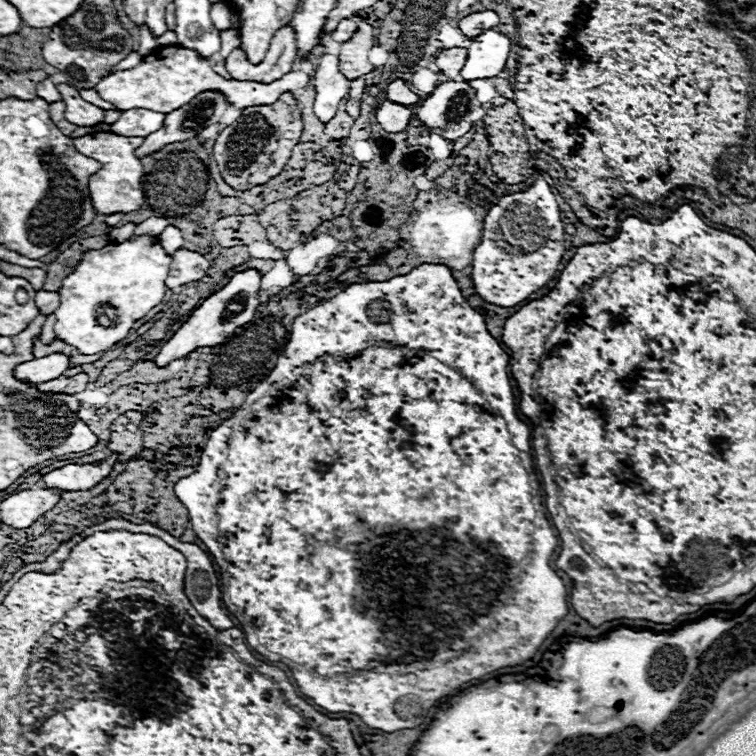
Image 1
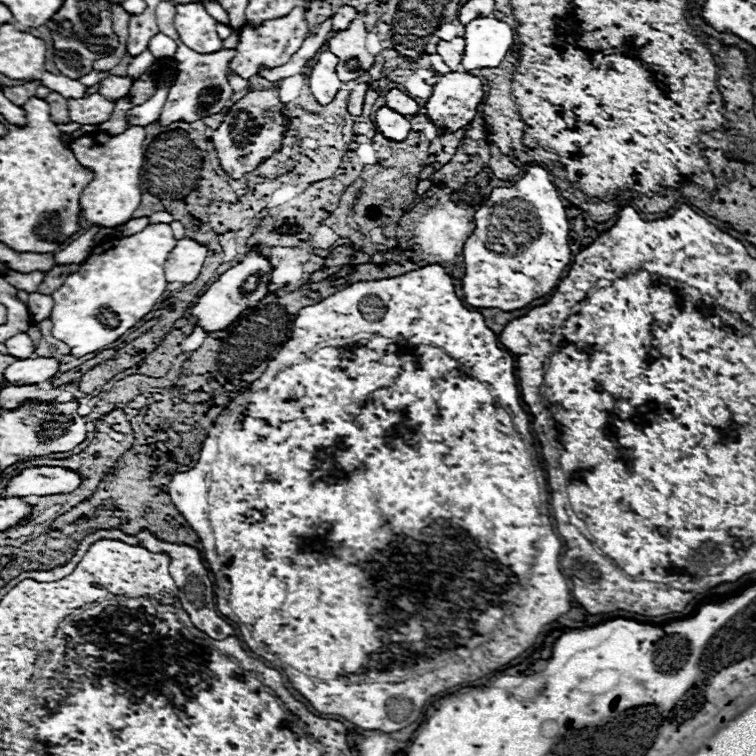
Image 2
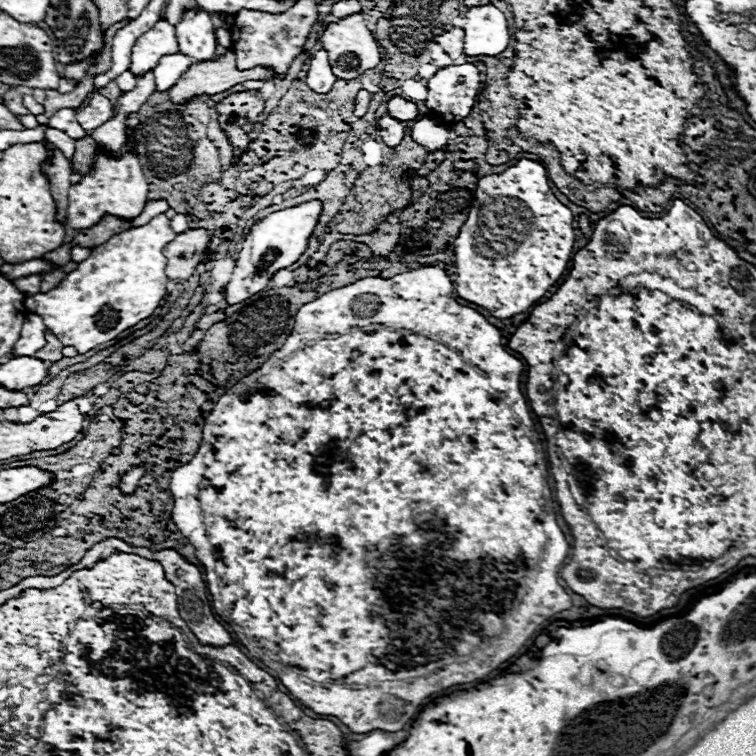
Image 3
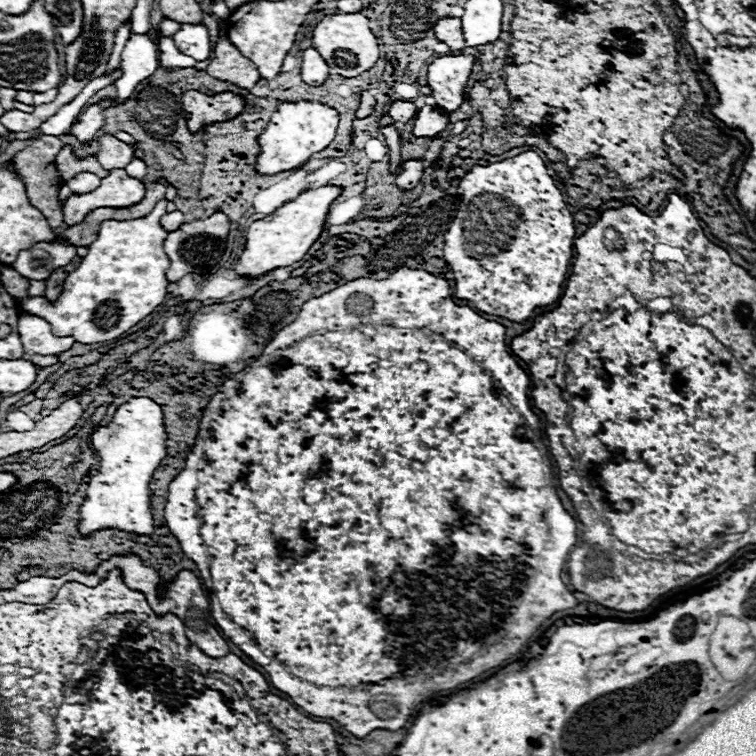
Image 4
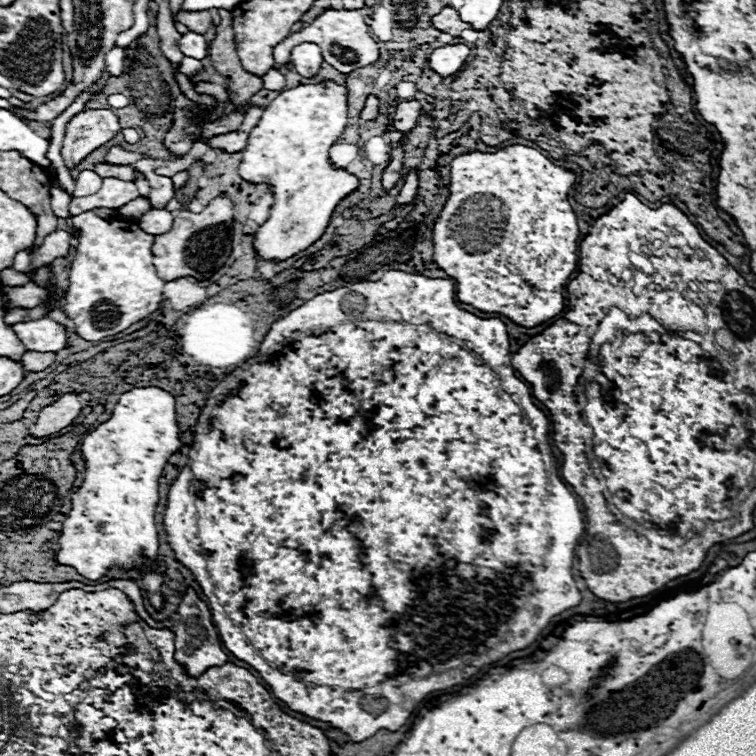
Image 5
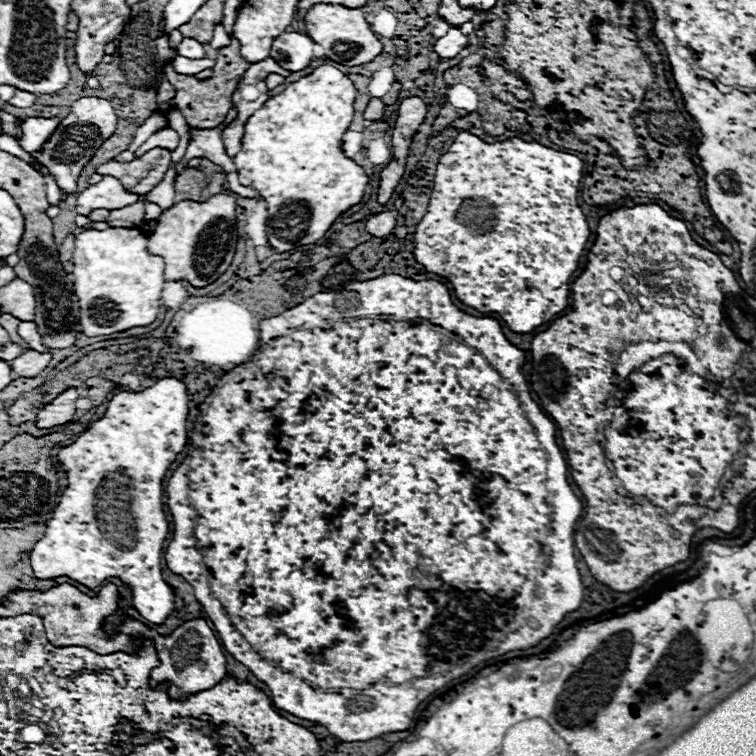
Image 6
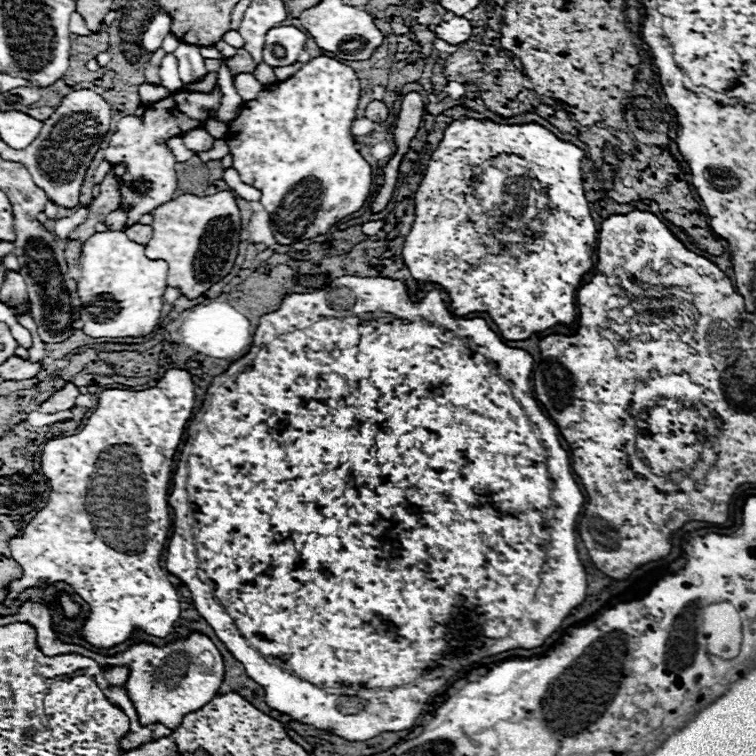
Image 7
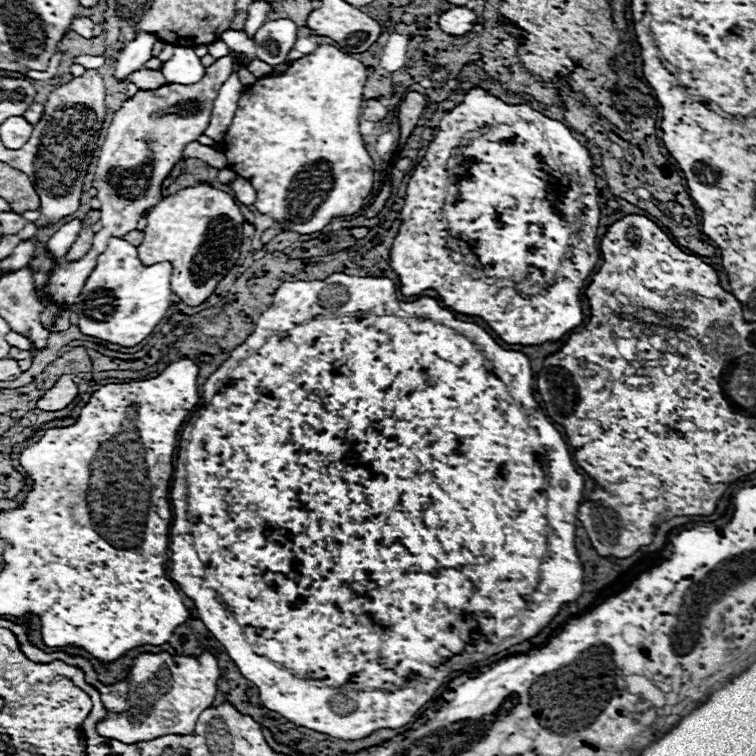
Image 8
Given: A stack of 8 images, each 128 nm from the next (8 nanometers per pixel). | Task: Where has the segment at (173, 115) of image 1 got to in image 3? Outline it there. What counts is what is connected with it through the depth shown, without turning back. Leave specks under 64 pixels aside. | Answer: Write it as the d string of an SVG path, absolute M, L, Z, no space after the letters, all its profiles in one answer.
M227 49L218 60L202 60L200 64L192 64L182 78L178 80L178 84L168 92L170 94L170 102L172 104L186 104L190 102L194 96L214 96L220 92L226 92L228 88L244 82L244 80L272 80L272 78L284 78L286 74L278 74L272 68L264 68L264 66L256 66L252 70L238 70L236 66L236 55L231 49Z

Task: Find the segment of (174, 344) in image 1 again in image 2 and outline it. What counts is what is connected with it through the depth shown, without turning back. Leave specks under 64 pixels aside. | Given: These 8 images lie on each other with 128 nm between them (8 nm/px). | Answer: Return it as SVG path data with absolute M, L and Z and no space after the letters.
M250 252L240 264L236 264L234 268L226 270L198 300L196 306L192 306L190 312L190 322L198 328L202 328L206 334L212 334L212 332L222 332L226 330L234 320L238 320L238 316L248 310L248 308L254 308L266 294L268 294L268 288L266 288L266 282L268 282L268 276L272 272L272 266L270 262L260 254L260 252Z

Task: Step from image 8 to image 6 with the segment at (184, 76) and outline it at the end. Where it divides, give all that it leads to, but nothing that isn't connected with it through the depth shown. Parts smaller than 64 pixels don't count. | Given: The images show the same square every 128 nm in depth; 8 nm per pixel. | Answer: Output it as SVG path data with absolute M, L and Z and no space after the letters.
M184 38L184 40L178 44L176 52L178 52L180 56L184 56L184 58L190 58L190 60L206 58L204 44L200 44L200 42L198 42L198 40L194 40L194 38Z

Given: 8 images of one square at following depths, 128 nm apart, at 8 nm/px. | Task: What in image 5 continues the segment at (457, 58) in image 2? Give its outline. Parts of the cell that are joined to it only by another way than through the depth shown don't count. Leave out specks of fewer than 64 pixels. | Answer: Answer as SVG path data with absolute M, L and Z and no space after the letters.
M446 6L440 14L436 14L436 16L432 18L432 26L434 26L436 30L440 30L440 32L446 32L446 34L454 36L454 38L460 38L460 34L462 34L466 28L470 28L470 26L466 26L466 22L460 20L458 12L456 12L454 8L450 8L450 6Z

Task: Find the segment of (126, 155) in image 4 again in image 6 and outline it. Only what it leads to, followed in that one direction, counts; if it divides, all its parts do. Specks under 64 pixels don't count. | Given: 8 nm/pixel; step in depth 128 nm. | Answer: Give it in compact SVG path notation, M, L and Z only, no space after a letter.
M164 128L162 132L158 132L158 134L152 134L136 152L134 152L134 156L136 158L140 158L142 154L146 154L148 150L152 150L152 148L158 148L158 146L162 146L162 148L168 148L168 150L174 150L176 146L178 146L178 134L172 130L172 128Z

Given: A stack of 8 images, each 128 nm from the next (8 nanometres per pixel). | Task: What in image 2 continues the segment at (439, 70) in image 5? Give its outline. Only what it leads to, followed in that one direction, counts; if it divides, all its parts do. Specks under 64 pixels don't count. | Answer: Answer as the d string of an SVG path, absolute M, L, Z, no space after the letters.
M450 72L434 86L432 96L426 102L426 116L444 134L454 134L474 120L482 98L484 88L478 76Z

